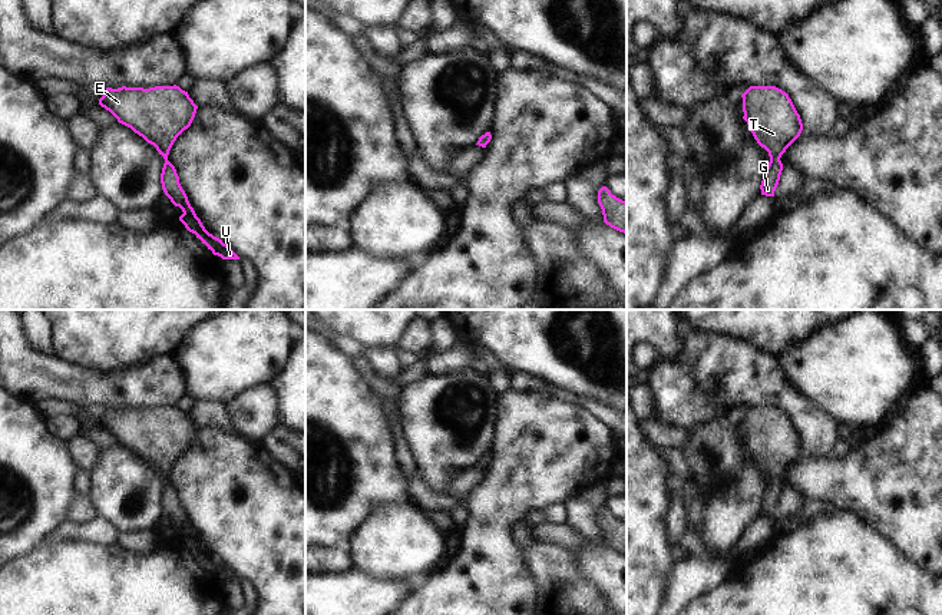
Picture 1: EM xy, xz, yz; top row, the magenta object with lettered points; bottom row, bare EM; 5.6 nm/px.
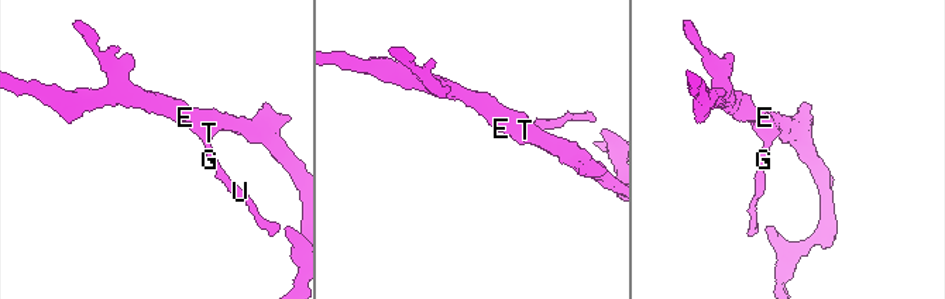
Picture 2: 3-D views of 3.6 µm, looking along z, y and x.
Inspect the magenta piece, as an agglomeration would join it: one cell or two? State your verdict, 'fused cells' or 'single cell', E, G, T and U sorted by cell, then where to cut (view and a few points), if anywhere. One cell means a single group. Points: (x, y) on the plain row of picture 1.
single cell; E G T U; no cut

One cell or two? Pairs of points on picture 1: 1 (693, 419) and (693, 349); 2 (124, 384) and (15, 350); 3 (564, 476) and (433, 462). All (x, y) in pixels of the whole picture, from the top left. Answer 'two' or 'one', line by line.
1: two
2: one
3: two

